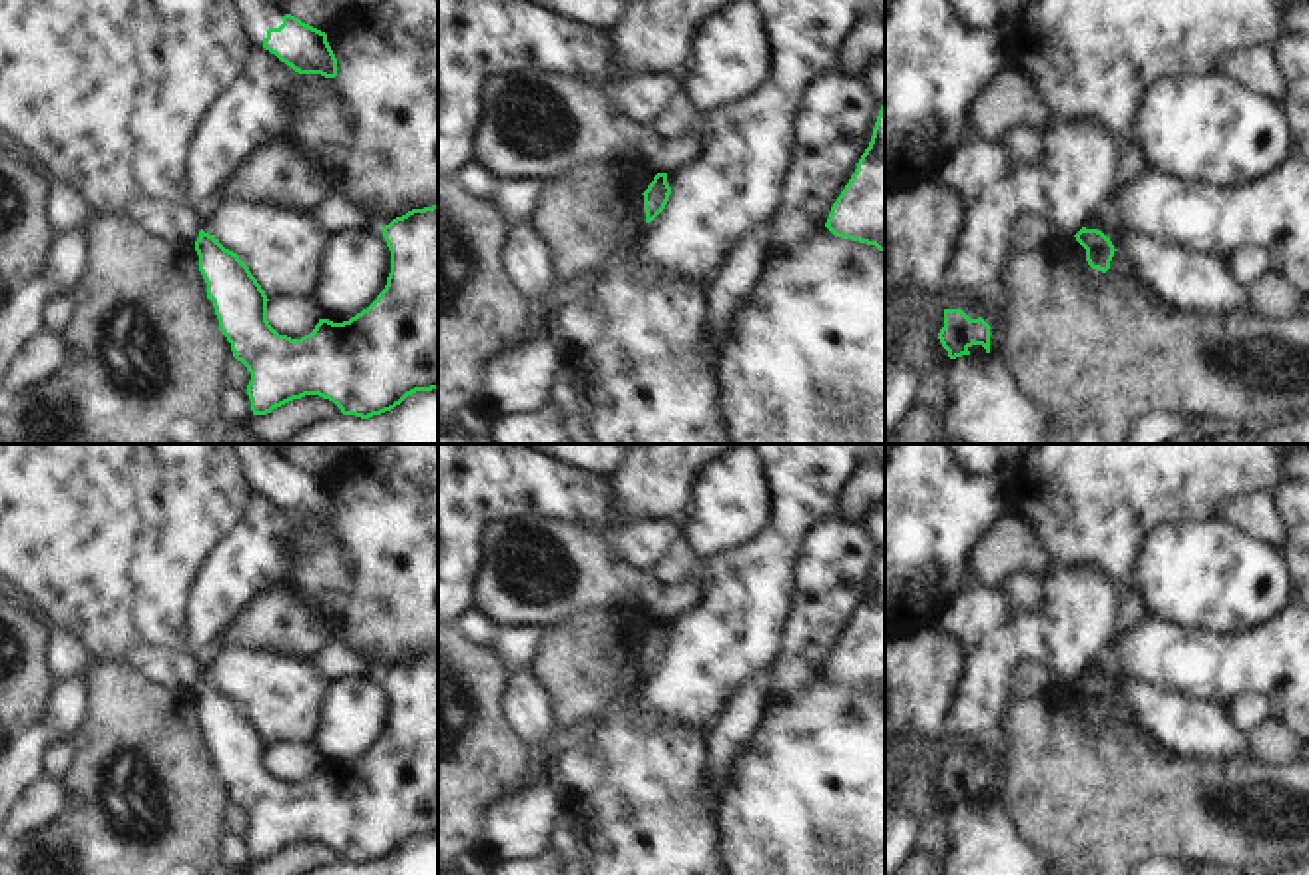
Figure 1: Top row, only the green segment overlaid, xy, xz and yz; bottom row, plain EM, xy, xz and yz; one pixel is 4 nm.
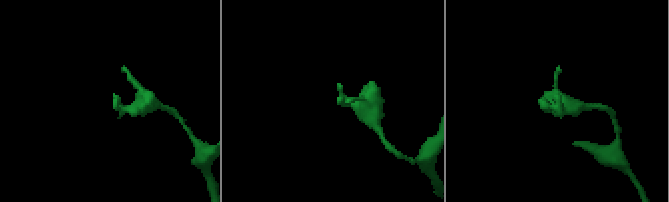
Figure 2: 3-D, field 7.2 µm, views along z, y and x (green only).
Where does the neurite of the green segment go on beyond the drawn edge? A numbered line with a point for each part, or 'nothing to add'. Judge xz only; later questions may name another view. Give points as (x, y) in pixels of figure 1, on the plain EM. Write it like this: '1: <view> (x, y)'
nothing to add

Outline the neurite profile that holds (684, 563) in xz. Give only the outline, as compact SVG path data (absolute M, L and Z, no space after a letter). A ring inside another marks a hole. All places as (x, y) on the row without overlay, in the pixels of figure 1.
M683 536L652 574L667 584L681 584L695 580L703 566L705 558Z

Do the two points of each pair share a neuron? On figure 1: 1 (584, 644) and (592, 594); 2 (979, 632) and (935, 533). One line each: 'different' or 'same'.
1: different
2: different

